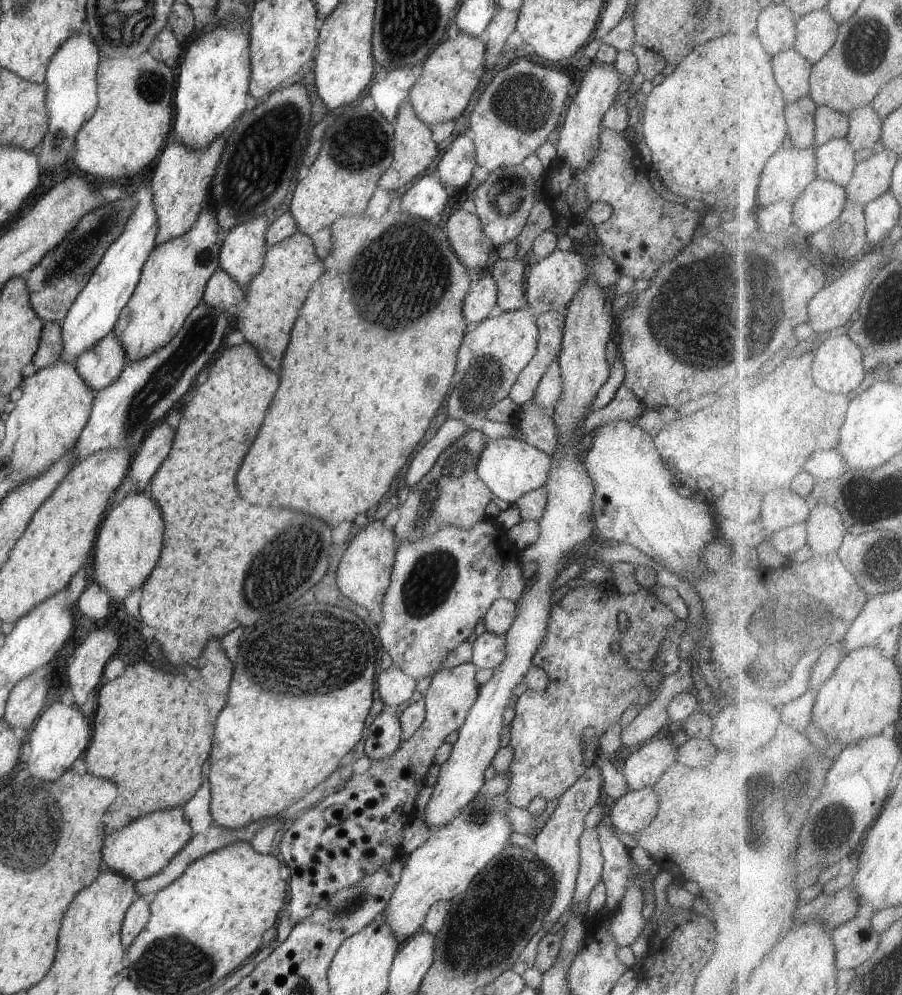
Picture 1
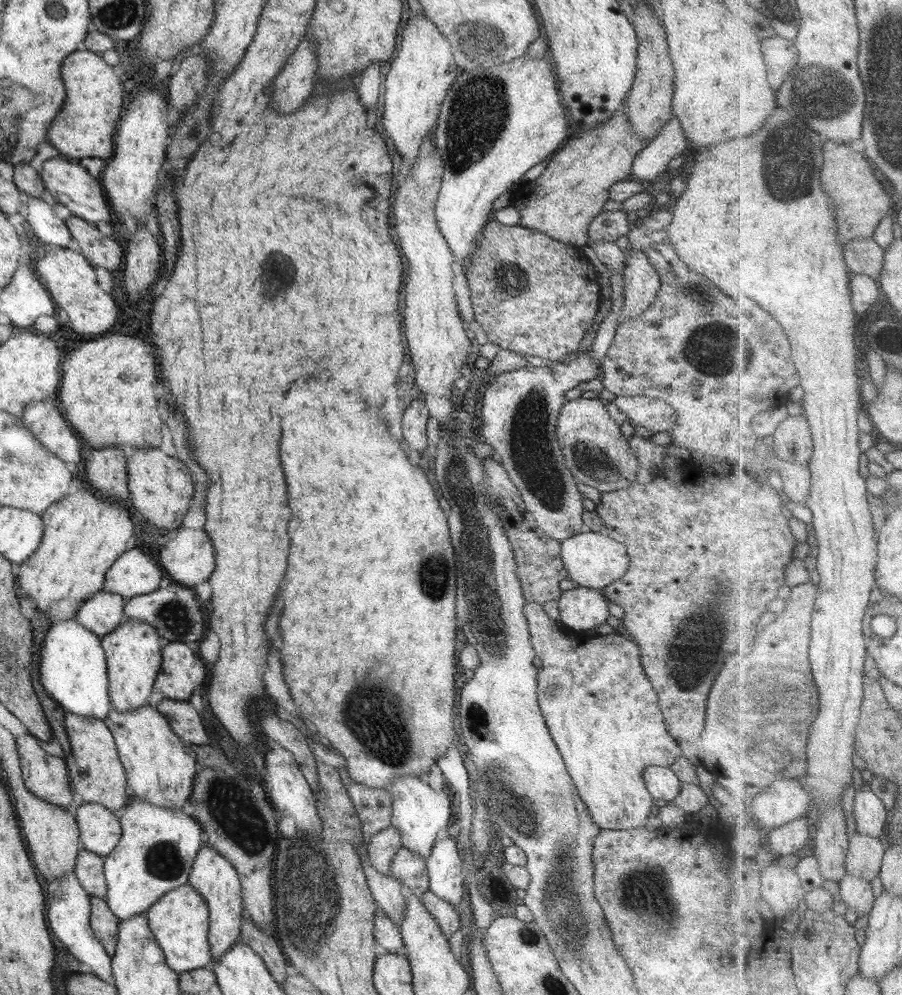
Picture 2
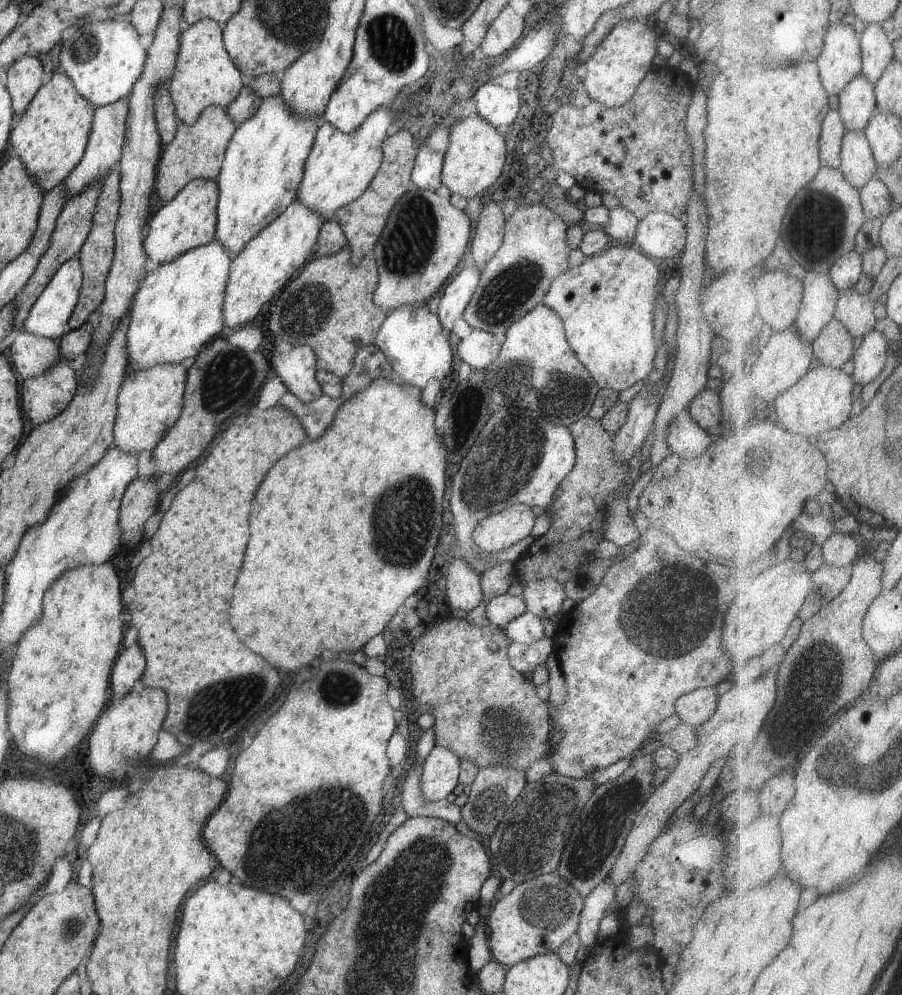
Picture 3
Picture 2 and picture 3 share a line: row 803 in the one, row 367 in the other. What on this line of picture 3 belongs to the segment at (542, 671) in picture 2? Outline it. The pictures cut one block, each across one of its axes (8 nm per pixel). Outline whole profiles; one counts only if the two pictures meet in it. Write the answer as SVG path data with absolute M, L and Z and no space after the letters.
M633 245L608 247L601 255L585 257L582 264L558 276L546 292L542 304L552 308L563 320L566 338L577 359L590 372L599 388L622 392L648 378L656 357L654 338L654 300L660 284L658 263Z

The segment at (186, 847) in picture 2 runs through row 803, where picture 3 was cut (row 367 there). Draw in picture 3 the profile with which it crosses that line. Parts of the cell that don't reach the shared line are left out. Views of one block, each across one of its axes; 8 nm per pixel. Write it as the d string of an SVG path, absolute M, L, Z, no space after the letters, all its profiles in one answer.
M214 239L147 273L129 312L126 338L129 371L140 372L156 364L180 364L190 356L190 350L201 350L212 338L224 334L222 304L232 259L228 250Z

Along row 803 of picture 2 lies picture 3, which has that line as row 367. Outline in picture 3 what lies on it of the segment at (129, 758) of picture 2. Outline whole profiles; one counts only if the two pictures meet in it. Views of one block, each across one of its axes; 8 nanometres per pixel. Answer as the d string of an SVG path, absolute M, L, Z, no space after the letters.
M181 363L156 364L140 372L128 371L117 396L113 446L134 456L152 452L182 414L186 381L187 370Z

